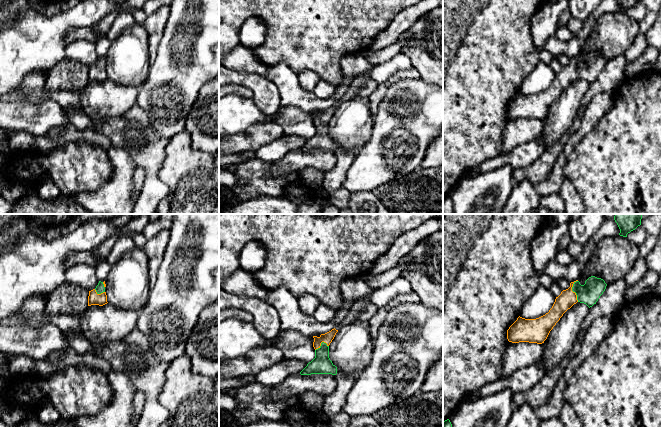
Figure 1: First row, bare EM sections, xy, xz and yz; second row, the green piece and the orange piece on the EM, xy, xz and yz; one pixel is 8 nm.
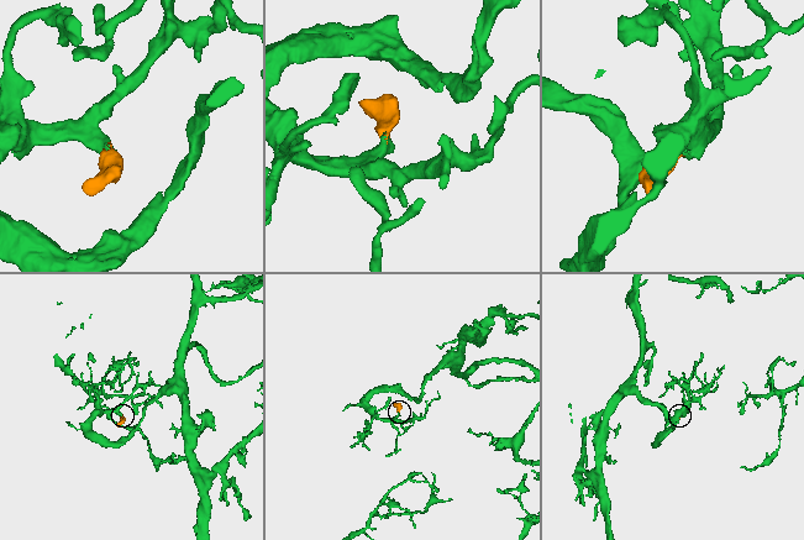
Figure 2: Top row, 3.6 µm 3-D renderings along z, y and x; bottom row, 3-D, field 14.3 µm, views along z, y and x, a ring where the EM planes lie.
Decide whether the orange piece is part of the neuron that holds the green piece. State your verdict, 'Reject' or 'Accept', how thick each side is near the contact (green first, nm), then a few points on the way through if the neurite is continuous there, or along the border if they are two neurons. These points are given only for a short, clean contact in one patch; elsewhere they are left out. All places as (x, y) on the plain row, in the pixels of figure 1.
Accept. Thickness 170 nm (green) against 140 nm. Path across: yz (589, 69), (573, 67), (567, 74)

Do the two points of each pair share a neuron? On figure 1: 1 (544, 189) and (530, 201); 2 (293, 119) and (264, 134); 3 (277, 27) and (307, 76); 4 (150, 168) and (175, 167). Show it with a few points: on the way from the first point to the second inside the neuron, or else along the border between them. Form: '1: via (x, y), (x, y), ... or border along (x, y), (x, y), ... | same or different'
1: border along (534, 185), (535, 191), (540, 197) | different
2: border along (276, 121), (284, 134) | different
3: border along (298, 73), (313, 71), (321, 78) | different
4: border along (166, 145), (159, 178), (169, 190) | different

